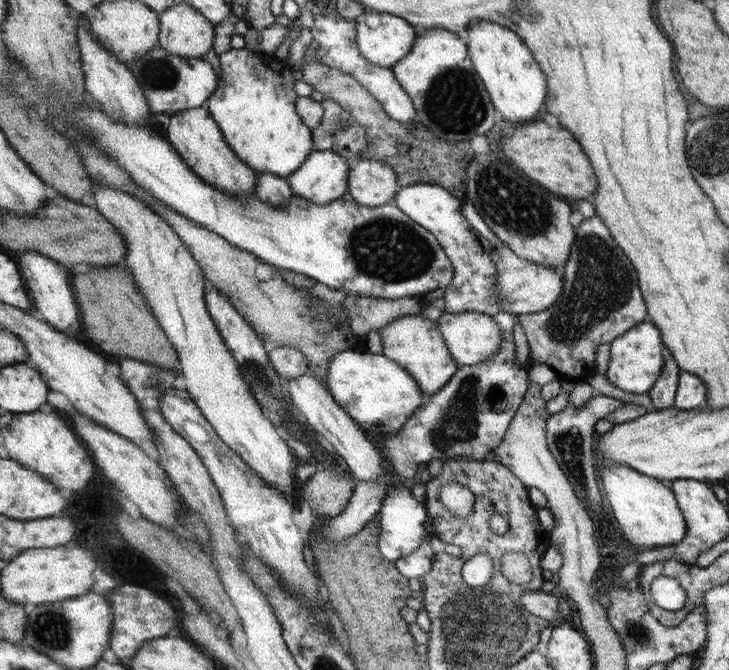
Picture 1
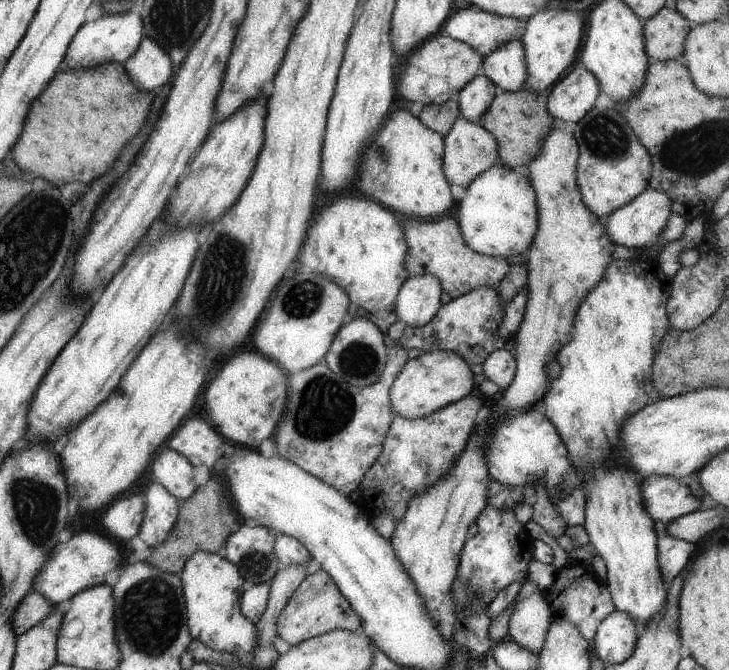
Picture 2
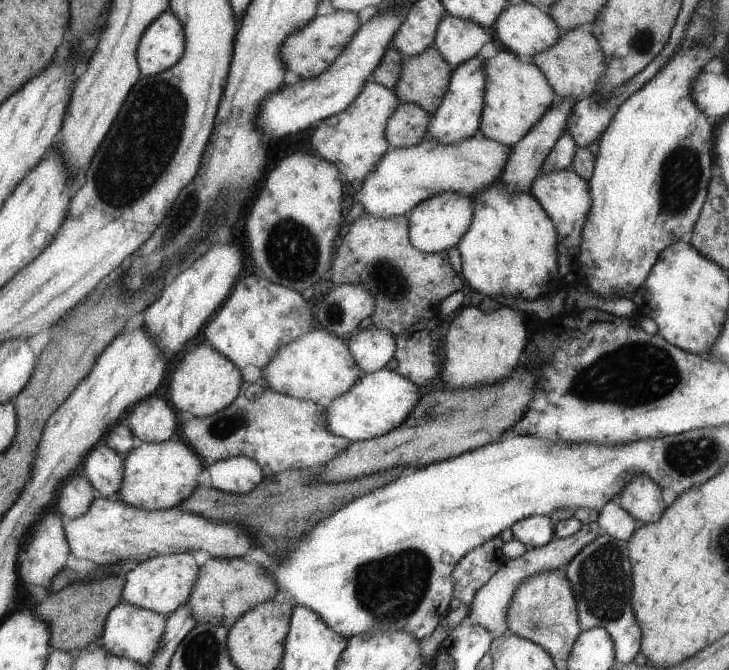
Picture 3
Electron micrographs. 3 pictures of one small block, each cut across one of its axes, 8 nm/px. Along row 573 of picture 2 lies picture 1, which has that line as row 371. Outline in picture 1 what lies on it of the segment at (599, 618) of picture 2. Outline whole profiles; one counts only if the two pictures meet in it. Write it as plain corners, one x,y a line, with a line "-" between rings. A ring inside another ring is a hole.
597,214
577,228
577,240
562,269
562,297
542,313
520,314
530,358
553,368
561,378
584,381
594,374
595,354
600,344
610,344
630,328
648,320
648,306
632,261
618,246

